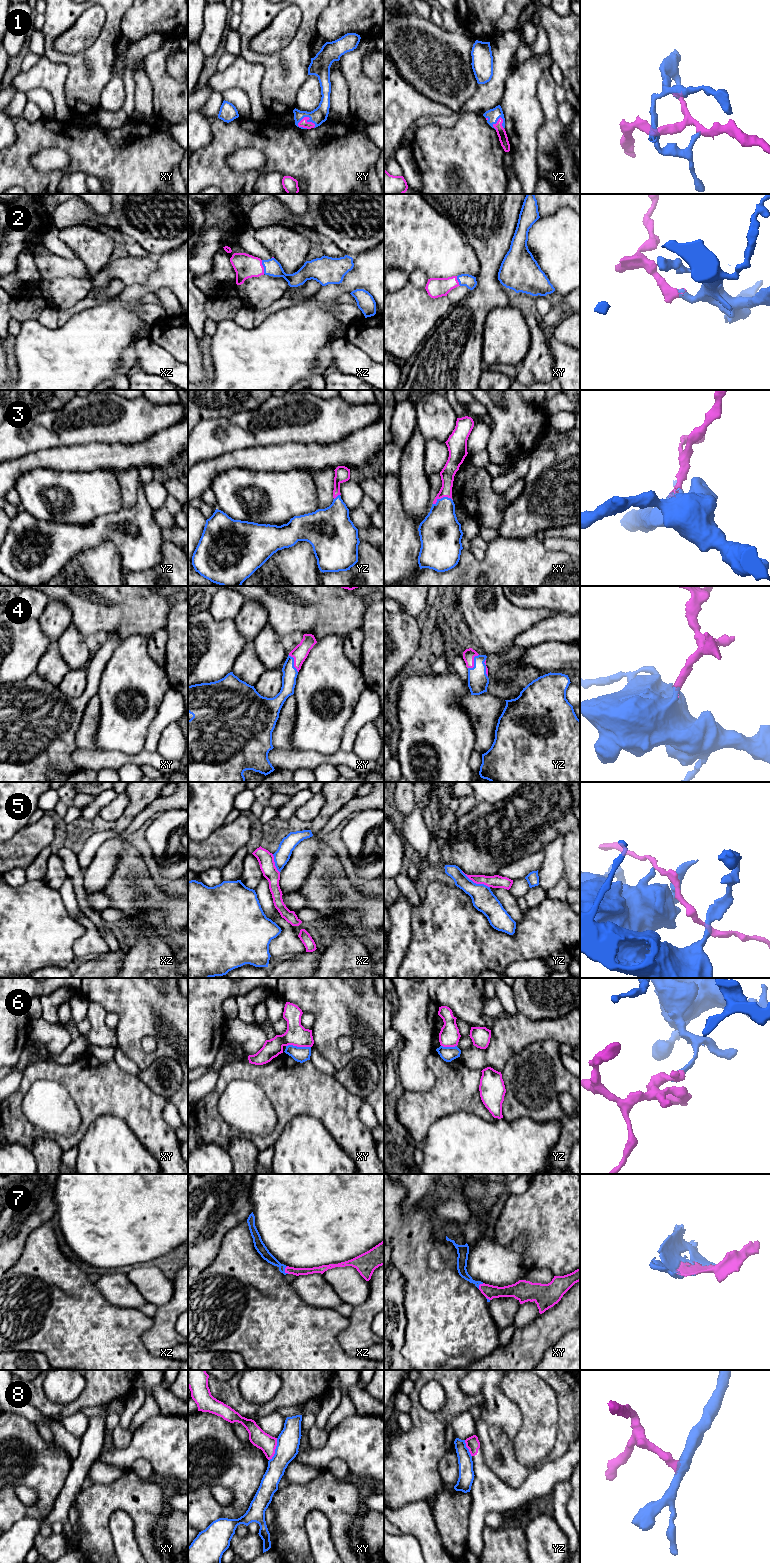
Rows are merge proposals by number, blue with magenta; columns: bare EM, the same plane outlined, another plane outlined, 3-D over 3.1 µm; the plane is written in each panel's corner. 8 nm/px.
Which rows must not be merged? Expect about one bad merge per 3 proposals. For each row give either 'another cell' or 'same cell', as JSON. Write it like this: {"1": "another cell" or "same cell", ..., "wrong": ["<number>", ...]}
{"1": "same cell", "2": "same cell", "3": "same cell", "4": "same cell", "5": "another cell", "6": "another cell", "7": "same cell", "8": "another cell", "wrong": ["5", "6", "8"]}

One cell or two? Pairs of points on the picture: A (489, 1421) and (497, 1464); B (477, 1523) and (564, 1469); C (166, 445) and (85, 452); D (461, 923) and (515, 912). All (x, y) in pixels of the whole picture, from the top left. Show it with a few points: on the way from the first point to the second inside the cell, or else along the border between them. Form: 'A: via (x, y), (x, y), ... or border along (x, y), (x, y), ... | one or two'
A: via (496, 1432), (497, 1453) | one
B: via (493, 1499), (495, 1497), (519, 1497), (540, 1483) | one
C: via (146, 453), (105, 454) | one
D: border along (523, 913), (522, 918), (516, 922) | two

